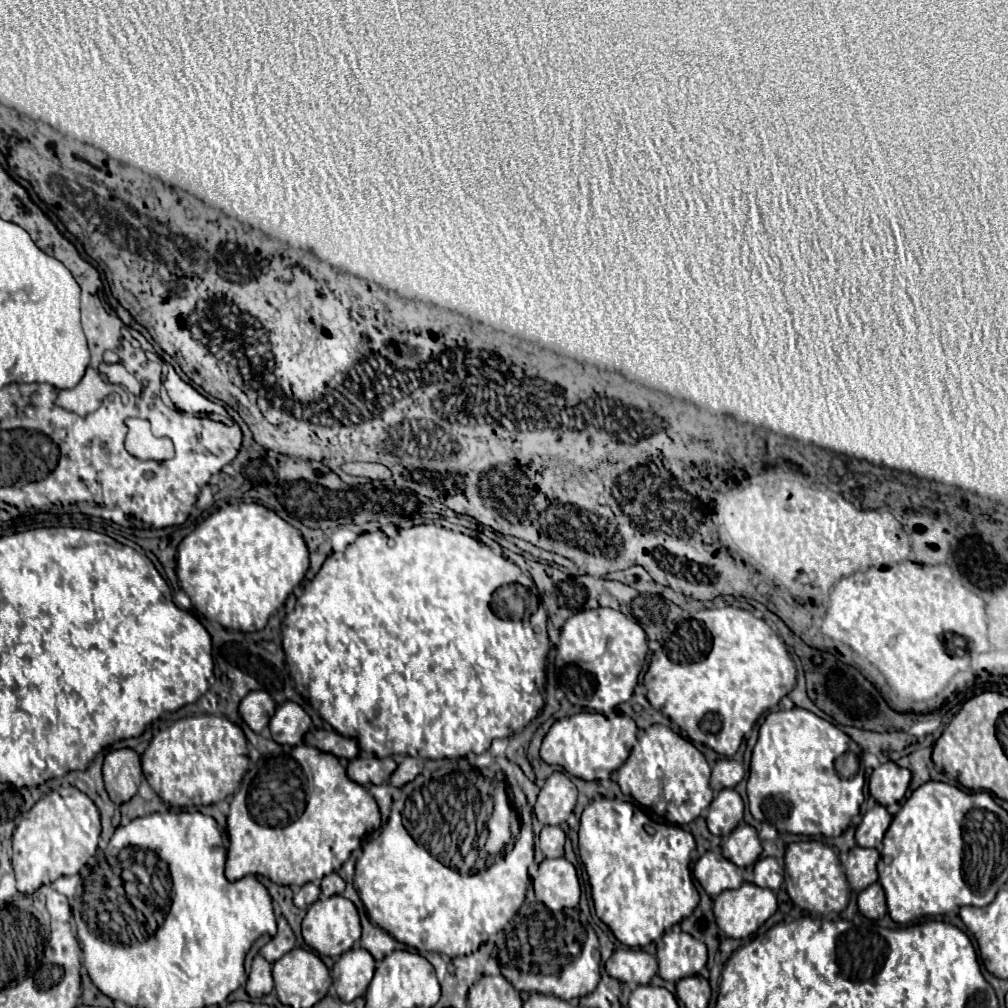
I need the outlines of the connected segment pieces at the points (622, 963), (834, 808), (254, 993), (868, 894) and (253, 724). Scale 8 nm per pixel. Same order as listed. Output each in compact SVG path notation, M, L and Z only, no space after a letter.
M618 948L606 962L606 972L626 984L650 984L658 972L658 962L644 950Z
M804 708L778 710L766 716L760 726L758 742L752 750L746 793L750 812L756 820L772 824L778 832L804 834L804 836L840 836L852 822L852 816L858 814L864 802L864 768L859 761L859 769L852 780L840 778L834 768L834 760L848 750L850 738L840 732L830 722L818 718L816 714Z
M256 956L252 962L252 972L246 982L246 992L252 1000L258 1000L266 994L270 994L274 988L274 978L272 978L272 964L264 960L262 956Z
M878 882L858 894L858 910L870 920L880 920L886 916L886 896Z
M256 690L250 692L242 702L240 702L240 716L244 718L244 722L256 732L260 734L266 726L268 720L274 716L276 712L276 702L272 700L272 696L264 690Z

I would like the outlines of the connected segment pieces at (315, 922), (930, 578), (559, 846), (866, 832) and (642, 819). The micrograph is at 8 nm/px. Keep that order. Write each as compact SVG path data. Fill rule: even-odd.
M344 896L316 900L302 920L302 938L320 956L340 956L348 952L360 940L360 916L356 906Z
M912 560L892 568L868 568L842 578L830 594L830 608L822 622L822 632L864 656L886 676L888 684L902 698L916 702L934 698L956 672L970 666L974 654L988 652L990 648L986 634L986 602L966 590L946 564L928 566Z
M543 824L538 846L546 858L560 858L564 856L564 840L566 840L566 836L564 836L560 824L556 824L556 826Z
M876 804L872 810L868 810L856 828L856 842L864 848L876 848L882 850L882 838L892 822L892 816L888 810L880 804Z
M598 795L580 817L578 848L590 880L596 916L630 948L644 948L698 906L692 884L690 854L696 848L690 832L656 822L638 804Z

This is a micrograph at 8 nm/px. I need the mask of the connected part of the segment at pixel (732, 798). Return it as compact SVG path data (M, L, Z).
M730 788L722 790L708 806L706 812L708 830L720 838L726 838L742 820L742 812L744 812L744 802L738 796L738 792Z

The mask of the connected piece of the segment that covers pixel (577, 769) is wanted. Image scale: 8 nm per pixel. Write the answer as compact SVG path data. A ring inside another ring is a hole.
M584 711L552 724L542 742L540 756L546 764L562 766L570 776L582 780L606 780L626 762L636 742L636 732L638 728L630 716L616 713L610 718L598 712Z

